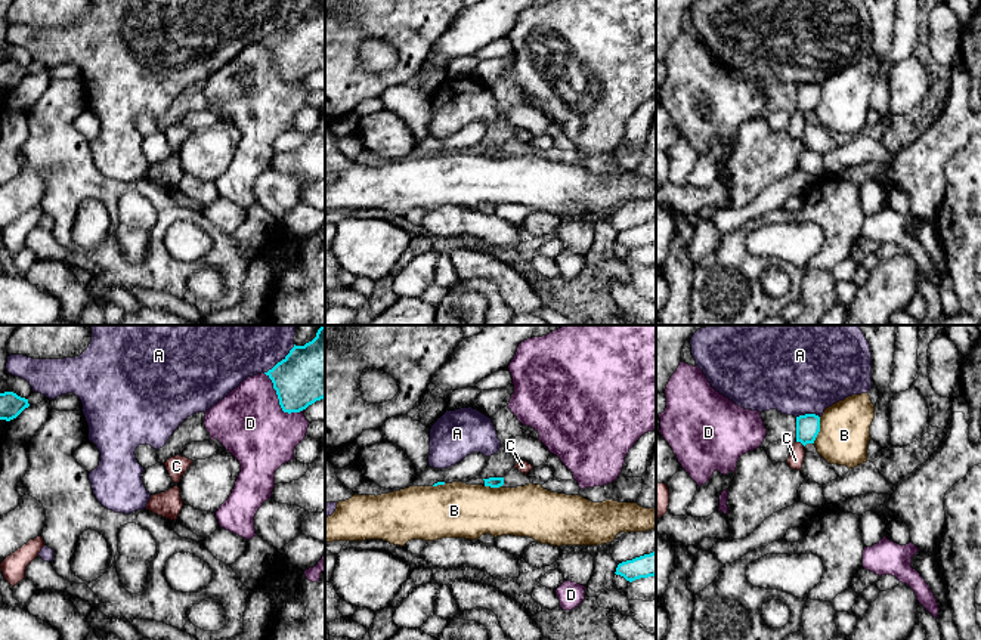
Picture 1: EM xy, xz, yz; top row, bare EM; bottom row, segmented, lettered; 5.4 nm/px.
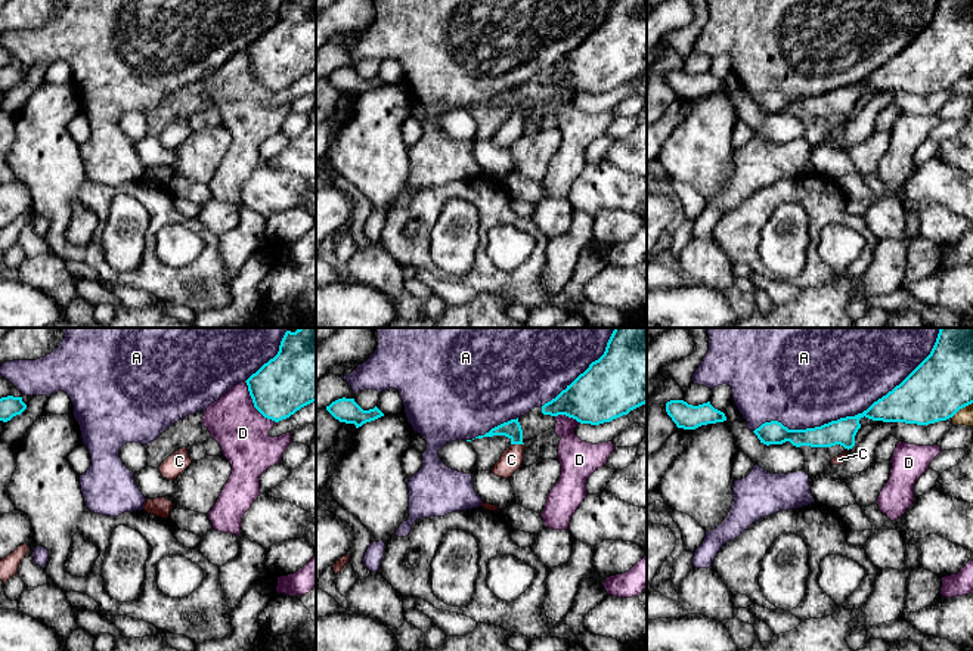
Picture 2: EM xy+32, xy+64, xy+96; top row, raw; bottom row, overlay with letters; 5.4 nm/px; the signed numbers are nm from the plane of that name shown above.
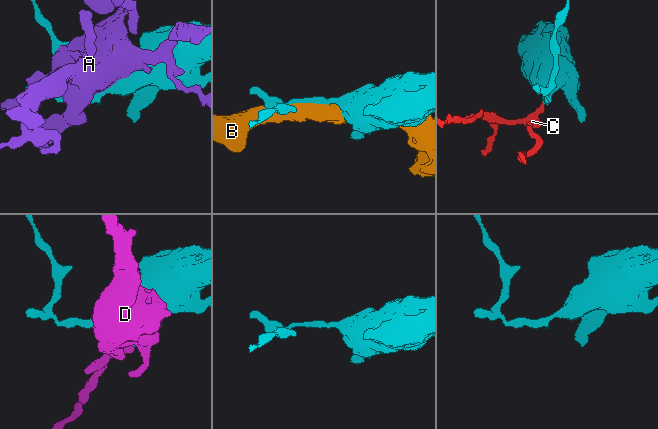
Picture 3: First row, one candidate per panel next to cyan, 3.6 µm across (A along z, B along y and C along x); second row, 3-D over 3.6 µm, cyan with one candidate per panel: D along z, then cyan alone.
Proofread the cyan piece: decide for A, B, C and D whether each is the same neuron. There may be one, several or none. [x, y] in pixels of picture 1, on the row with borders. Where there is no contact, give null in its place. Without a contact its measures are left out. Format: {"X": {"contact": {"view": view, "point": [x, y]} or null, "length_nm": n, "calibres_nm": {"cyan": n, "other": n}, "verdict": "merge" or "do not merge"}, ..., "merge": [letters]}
{"A": {"contact": {"view": "xy", "point": [281, 361]}, "length_nm": 220, "calibres_nm": {"cyan": 320, "other": 480}, "verdict": "do not merge"}, "B": {"contact": {"view": "yz", "point": [819, 430]}, "length_nm": 150, "calibres_nm": {"cyan": 130, "other": 280}, "verdict": "do not merge"}, "C": {"contact": {"view": "yz", "point": [801, 442]}, "length_nm": 50, "calibres_nm": {"cyan": 130, "other": 90}, "verdict": "merge"}, "D": {"contact": {"view": "xy", "point": [279, 401]}, "length_nm": 300, "calibres_nm": {"cyan": 320, "other": 380}, "verdict": "do not merge"}, "merge": ["C"]}

